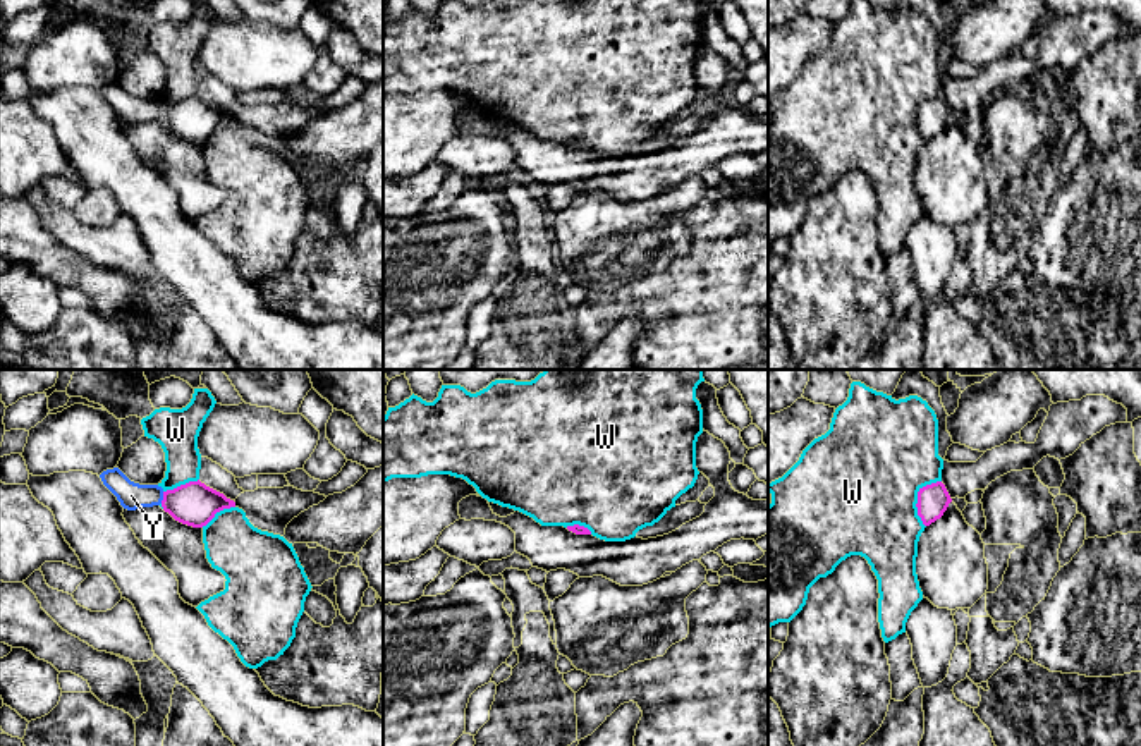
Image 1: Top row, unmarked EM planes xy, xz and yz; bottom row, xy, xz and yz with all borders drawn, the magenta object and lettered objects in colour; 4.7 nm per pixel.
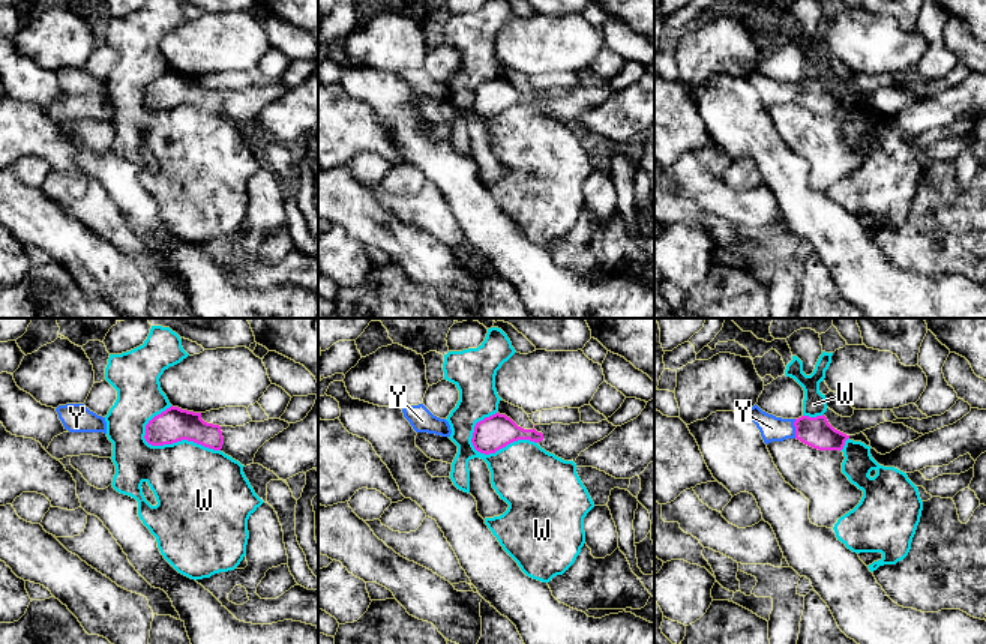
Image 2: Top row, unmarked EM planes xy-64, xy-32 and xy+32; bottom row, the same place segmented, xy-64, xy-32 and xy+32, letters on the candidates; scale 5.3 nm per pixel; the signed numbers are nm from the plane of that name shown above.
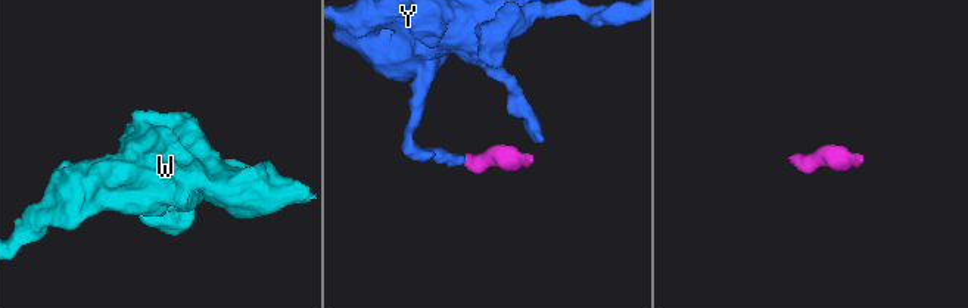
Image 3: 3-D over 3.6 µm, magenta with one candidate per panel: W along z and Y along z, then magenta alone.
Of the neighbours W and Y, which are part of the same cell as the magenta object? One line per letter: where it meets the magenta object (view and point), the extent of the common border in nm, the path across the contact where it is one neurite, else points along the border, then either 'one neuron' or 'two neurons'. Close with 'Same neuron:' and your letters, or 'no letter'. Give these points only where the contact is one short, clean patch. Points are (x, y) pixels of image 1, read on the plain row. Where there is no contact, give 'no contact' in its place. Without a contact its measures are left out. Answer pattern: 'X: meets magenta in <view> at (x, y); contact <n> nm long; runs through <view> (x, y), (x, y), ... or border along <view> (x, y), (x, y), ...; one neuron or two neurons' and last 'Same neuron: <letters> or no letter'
W: meets magenta in yz at (918, 114); contact 240 nm long; two neurons
Y: meets magenta in xy at (164, 112); contact 60 nm long; runs through xy (195, 119), (174, 117), (164, 112), (131, 110); one neuron
Same neuron: Y

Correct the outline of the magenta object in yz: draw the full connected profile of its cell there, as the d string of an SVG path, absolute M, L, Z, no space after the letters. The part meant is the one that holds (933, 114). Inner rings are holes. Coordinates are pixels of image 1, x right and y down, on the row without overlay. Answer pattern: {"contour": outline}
{"contour": "M942 96L926 100L918 107L918 131L924 141L930 141L943 131L950 117L952 113Z"}

